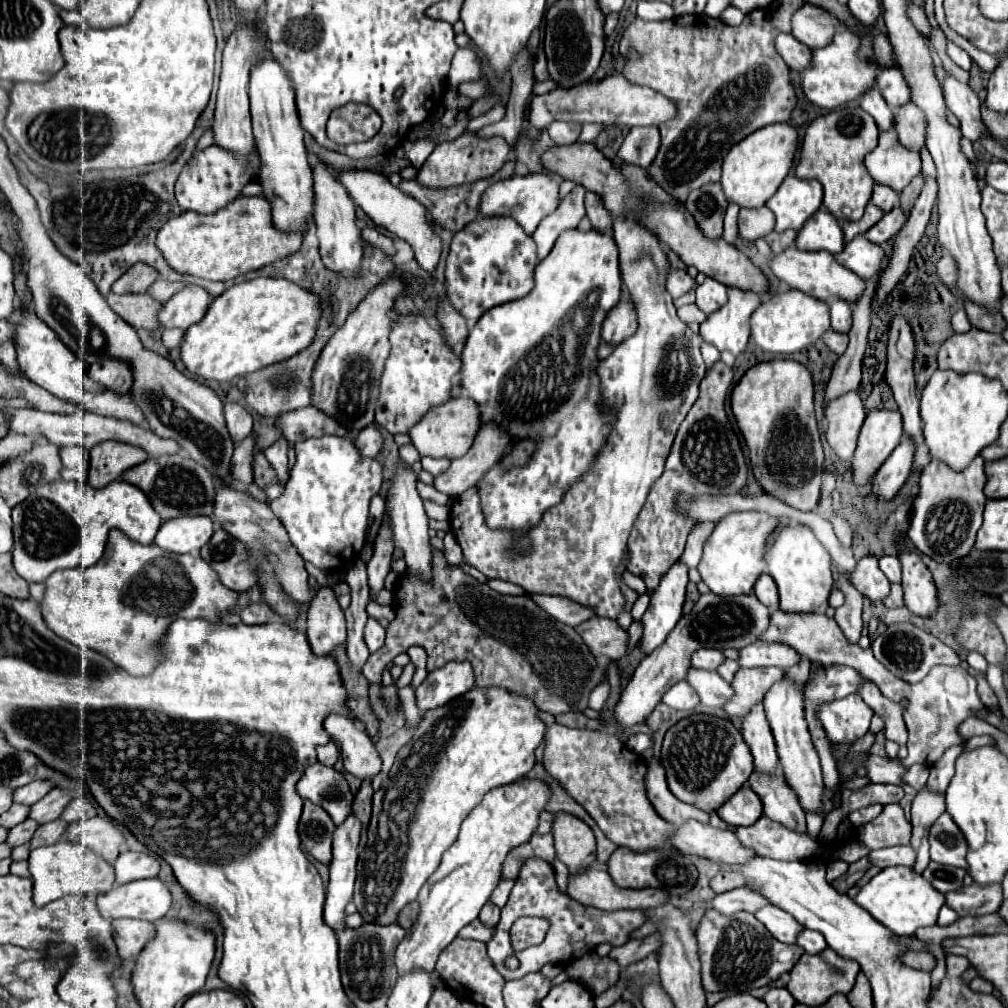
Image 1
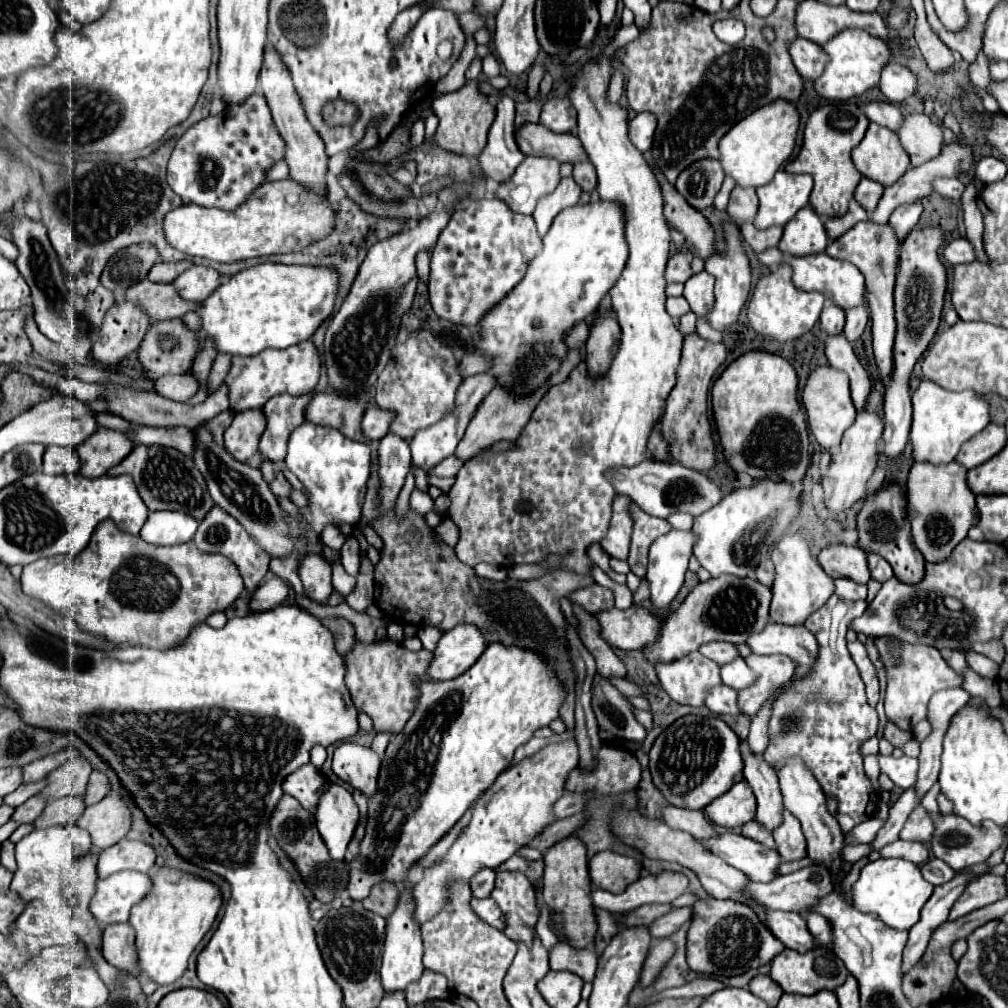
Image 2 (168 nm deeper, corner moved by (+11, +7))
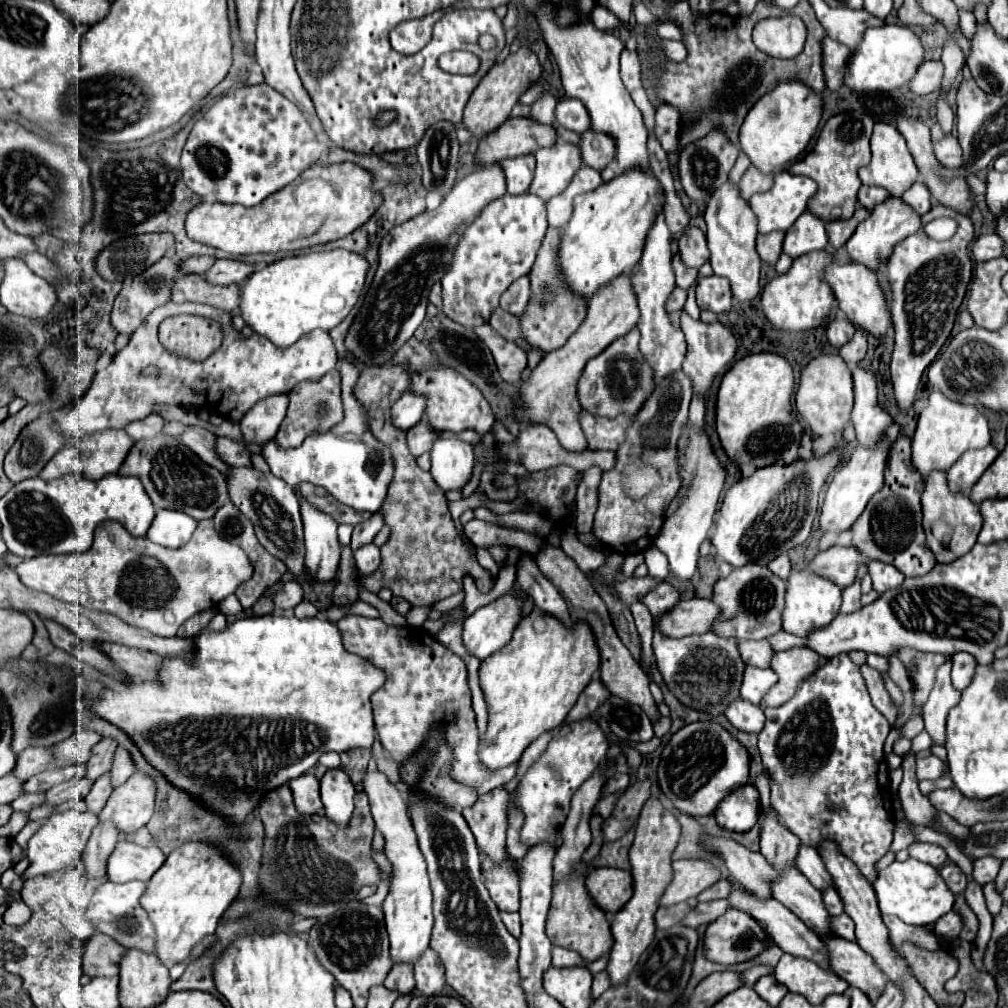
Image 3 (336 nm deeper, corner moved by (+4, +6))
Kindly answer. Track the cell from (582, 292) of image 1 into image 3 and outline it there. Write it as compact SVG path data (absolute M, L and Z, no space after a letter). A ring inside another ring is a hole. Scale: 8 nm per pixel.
M629 169L629 173L617 175L595 191L579 195L559 247L559 263L569 289L589 301L599 287L633 269L641 259L645 233L661 211L663 187L655 175L641 173L641 169Z

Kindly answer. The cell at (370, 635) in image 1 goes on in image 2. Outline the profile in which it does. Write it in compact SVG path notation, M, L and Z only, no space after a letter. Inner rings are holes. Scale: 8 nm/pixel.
M362 560L358 586L350 596L346 596L346 602L360 614L366 614L366 608L374 602L374 566L370 564L370 560Z

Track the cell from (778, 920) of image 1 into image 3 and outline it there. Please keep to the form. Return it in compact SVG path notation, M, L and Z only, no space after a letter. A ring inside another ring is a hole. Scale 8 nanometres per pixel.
M831 935L823 939L827 943L833 973L845 979L851 987L861 989L871 999L871 1003L875 1003L885 991L885 973L881 973L875 961L857 943Z

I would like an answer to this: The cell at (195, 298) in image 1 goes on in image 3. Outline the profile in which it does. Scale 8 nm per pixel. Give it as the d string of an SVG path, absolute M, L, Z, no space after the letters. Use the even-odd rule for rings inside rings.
M219 259L207 273L207 281L215 285L231 285L231 283L243 283L251 273L255 271L255 265L235 259Z

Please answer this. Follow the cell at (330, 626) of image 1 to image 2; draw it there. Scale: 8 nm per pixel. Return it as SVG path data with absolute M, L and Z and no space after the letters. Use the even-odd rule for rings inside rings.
M310 554L310 556L302 558L298 574L304 584L304 594L318 604L326 604L334 590L332 582L330 582L330 576L332 576L330 564L324 558Z

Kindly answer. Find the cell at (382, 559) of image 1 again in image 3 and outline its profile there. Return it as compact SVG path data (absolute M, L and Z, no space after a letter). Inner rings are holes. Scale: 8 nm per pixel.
M425 421L417 423L415 427L411 427L407 431L407 441L409 441L409 449L411 453L417 457L425 451L429 451L433 447L433 441L437 441L439 435L433 433L433 429L429 429L429 425L425 425Z

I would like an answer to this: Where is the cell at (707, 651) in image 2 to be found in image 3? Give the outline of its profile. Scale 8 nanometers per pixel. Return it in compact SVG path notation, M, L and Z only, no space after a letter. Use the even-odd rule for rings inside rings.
M761 639L761 641L741 641L739 643L739 651L741 651L741 657L745 661L751 661L751 665L763 667L763 669L771 667L771 657L775 653L767 639Z

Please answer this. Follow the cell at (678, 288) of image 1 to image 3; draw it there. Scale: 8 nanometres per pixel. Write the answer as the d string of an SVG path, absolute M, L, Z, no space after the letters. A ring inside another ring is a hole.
M687 227L685 233L679 237L679 253L685 265L699 269L703 263L709 261L709 249L705 241L705 233L697 227Z

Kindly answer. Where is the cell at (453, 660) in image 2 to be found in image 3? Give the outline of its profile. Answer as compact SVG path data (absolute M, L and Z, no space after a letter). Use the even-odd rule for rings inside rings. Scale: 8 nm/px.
M505 593L465 619L463 643L479 661L483 661L509 641L519 621L521 601L517 601L513 593Z

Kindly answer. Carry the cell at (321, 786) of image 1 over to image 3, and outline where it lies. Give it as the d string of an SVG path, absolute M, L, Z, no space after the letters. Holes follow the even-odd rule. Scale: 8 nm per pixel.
M307 773L297 779L291 779L289 787L293 791L293 801L295 801L299 813L313 815L313 813L323 811L323 803L319 797L319 779L315 775Z

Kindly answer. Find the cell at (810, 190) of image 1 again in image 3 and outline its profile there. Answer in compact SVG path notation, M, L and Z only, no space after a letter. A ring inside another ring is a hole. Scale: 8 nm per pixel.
M787 171L785 173L777 173L775 177L775 185L765 191L765 193L755 193L751 199L749 199L749 205L753 209L753 213L757 215L759 219L759 233L771 233L771 231L787 231L795 219L807 211L807 201L811 199L811 195L817 191L817 183L809 177L795 177L795 175L789 175Z

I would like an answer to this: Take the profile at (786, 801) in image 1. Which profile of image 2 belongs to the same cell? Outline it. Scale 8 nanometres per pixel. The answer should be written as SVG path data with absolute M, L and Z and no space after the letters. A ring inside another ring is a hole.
M782 810L782 824L774 830L774 840L778 844L778 854L786 862L806 856L806 840L800 830L800 822L788 810Z

